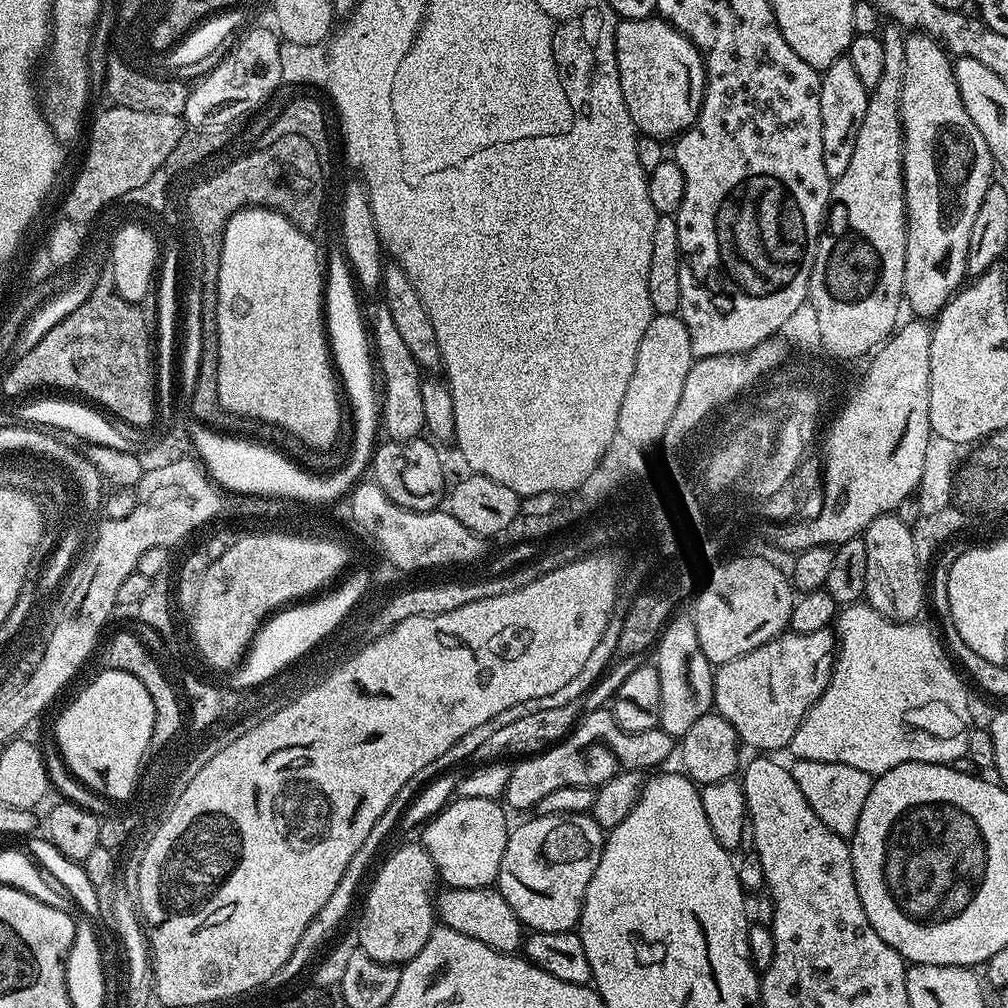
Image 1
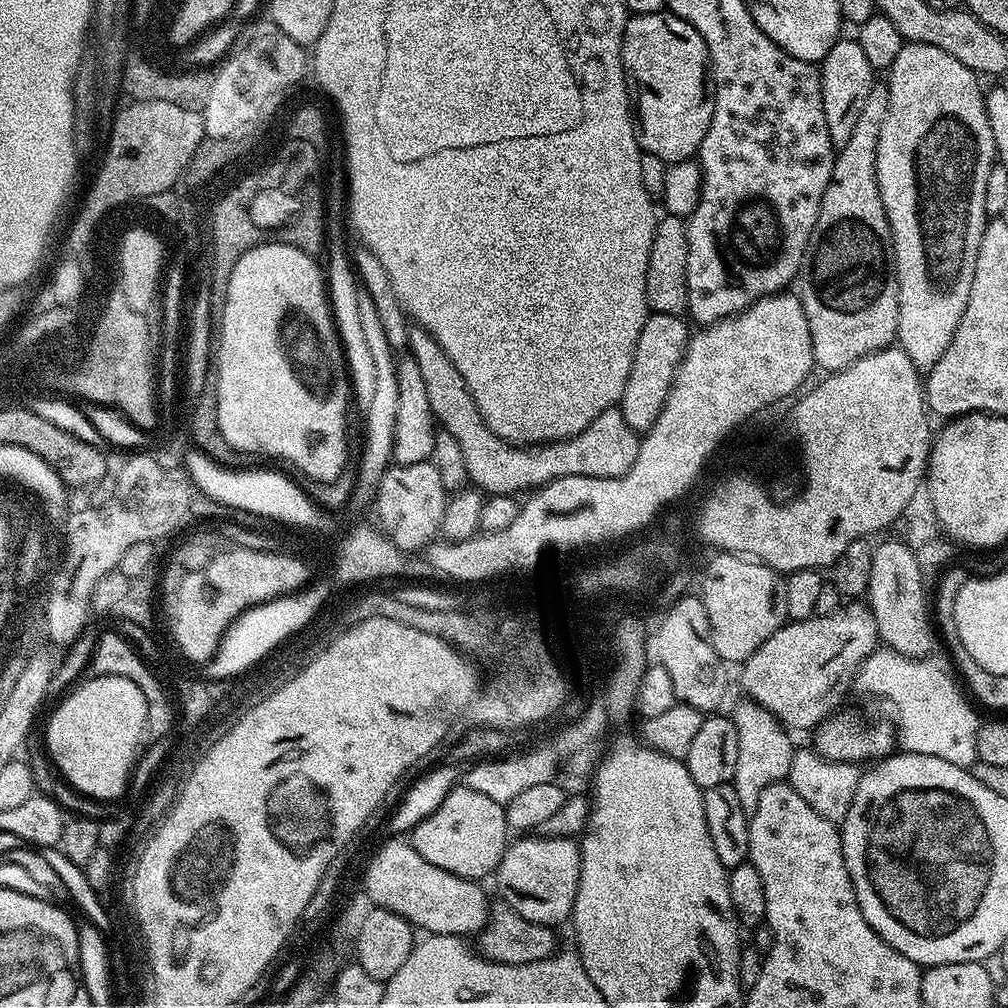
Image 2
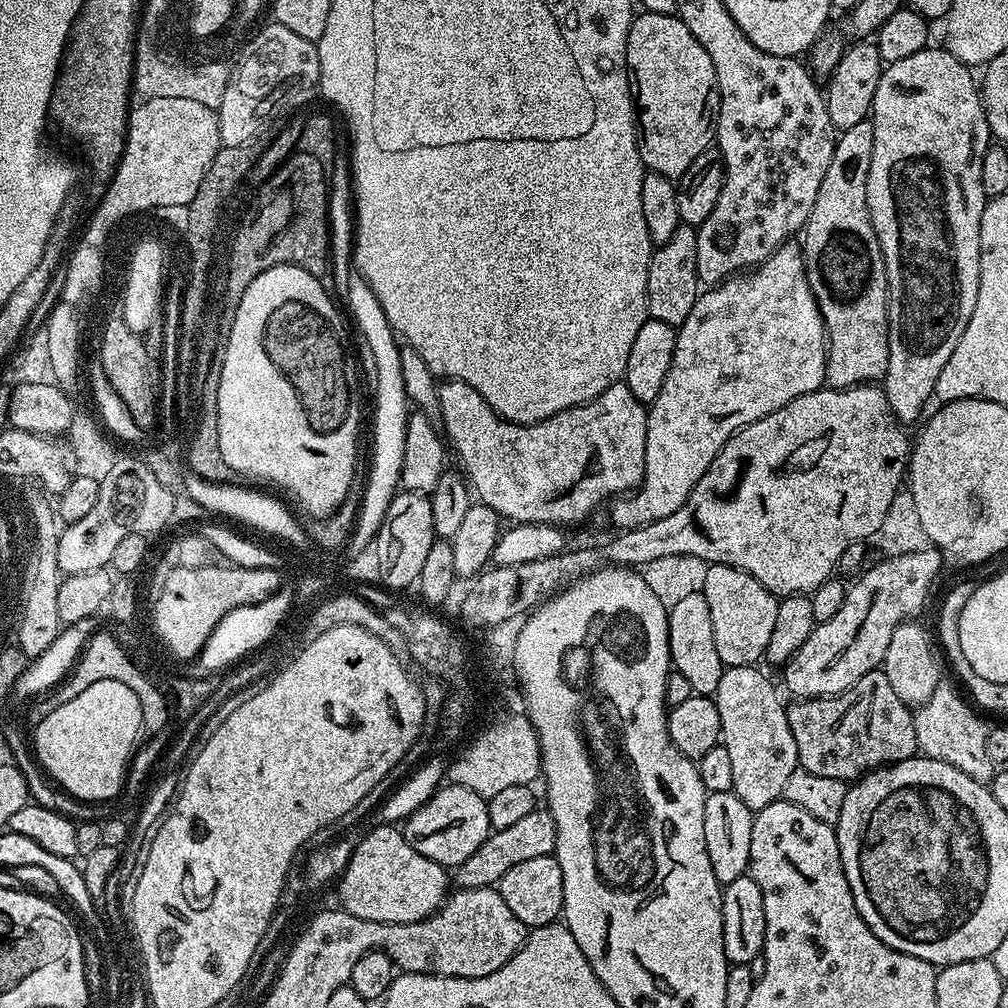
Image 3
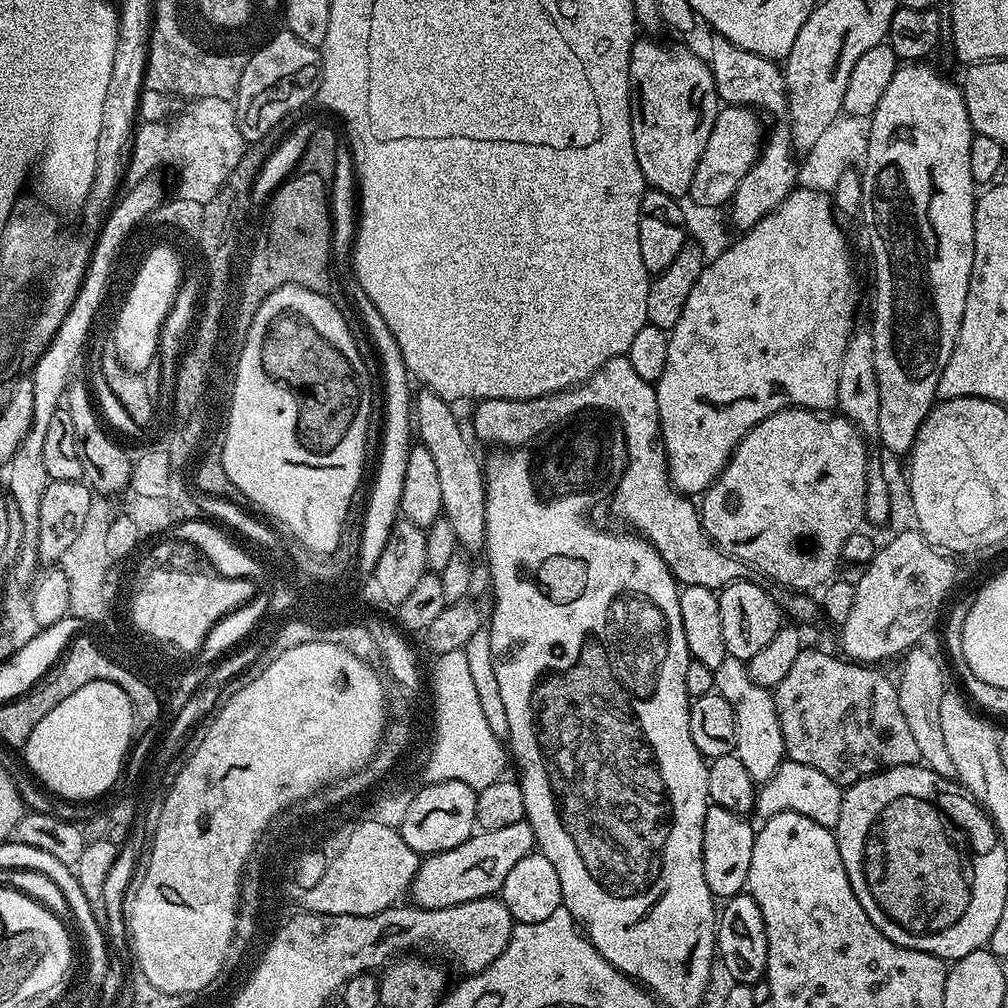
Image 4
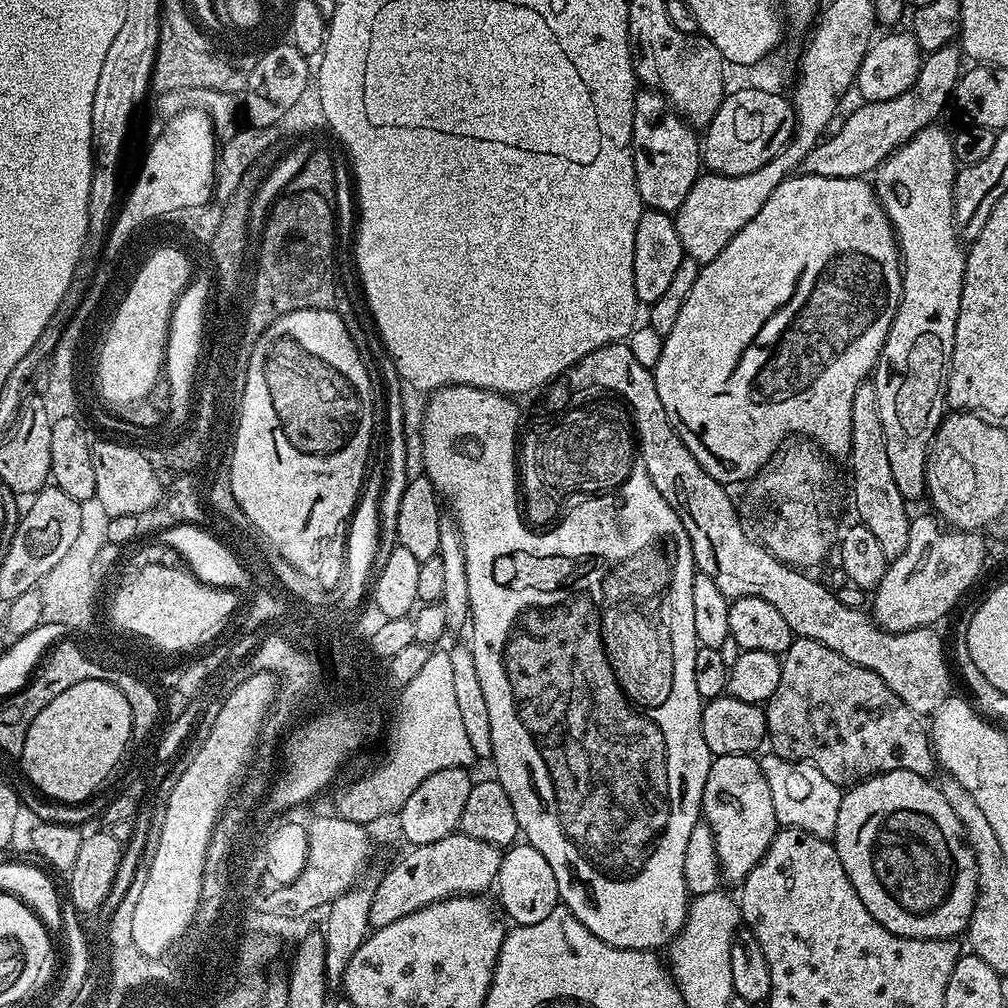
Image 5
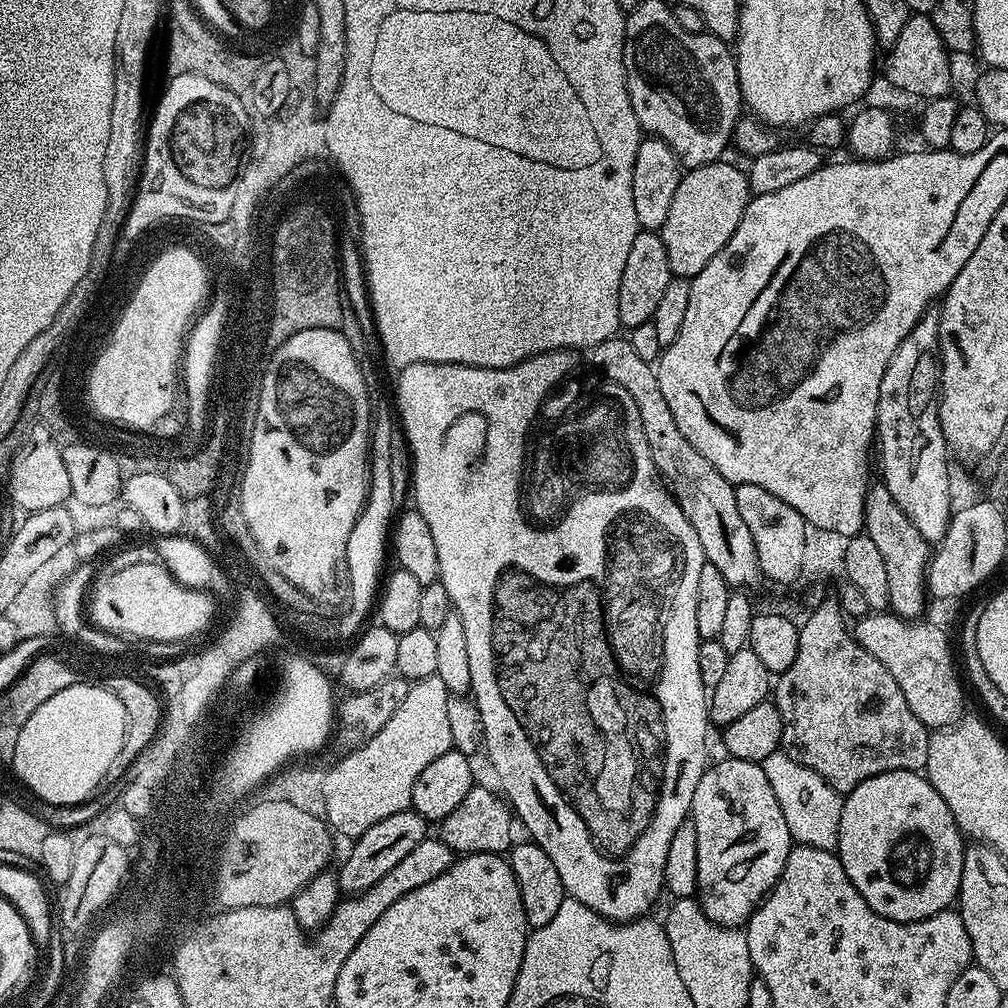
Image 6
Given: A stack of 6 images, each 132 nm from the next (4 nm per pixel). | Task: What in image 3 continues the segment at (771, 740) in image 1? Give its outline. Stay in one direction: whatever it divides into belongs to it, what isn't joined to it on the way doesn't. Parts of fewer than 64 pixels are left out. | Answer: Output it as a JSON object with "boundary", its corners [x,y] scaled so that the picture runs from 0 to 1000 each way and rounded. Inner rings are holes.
{"boundary":[[[922,542],[914,548],[873,554],[866,563],[858,563],[840,580],[841,588],[839,597],[835,597],[835,605],[831,605],[831,609],[827,609],[823,617],[811,619],[806,624],[804,633],[796,637],[792,649],[785,651],[781,659],[777,660],[778,679],[787,687],[787,691],[830,690],[843,685],[843,681],[847,681],[851,673],[870,666],[877,658],[877,650],[887,625],[897,616],[908,616],[911,612],[909,610],[916,605],[917,598],[925,587],[925,578],[933,571],[933,554],[934,549],[928,543]]]}

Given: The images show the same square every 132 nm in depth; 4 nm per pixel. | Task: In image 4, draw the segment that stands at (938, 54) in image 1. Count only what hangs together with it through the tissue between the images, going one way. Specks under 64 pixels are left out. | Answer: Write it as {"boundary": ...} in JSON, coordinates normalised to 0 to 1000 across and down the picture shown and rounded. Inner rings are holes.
{"boundary":[[[901,62],[890,66],[883,85],[879,85],[879,93],[865,110],[861,154],[855,159],[853,180],[855,181],[855,200],[852,209],[857,210],[857,222],[861,225],[861,242],[865,245],[865,258],[869,261],[869,307],[865,310],[865,338],[867,339],[867,367],[871,371],[871,434],[878,445],[892,450],[904,449],[912,424],[930,400],[931,379],[935,375],[935,367],[938,367],[938,359],[942,359],[942,351],[948,342],[950,327],[954,319],[954,312],[958,308],[958,288],[962,284],[962,272],[966,264],[966,212],[968,211],[968,195],[970,185],[962,173],[962,141],[965,137],[964,122],[958,113],[956,92],[951,82],[943,83],[933,71],[928,71],[921,62]]]}

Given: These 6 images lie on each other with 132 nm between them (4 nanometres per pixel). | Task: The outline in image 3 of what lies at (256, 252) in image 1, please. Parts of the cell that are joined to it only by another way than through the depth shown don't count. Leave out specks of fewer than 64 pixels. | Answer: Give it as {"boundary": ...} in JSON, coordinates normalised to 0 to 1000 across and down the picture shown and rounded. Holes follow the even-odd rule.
{"boundary":[[[281,262],[256,272],[256,276],[252,276],[252,280],[244,284],[240,300],[232,303],[234,311],[229,323],[225,325],[226,342],[222,344],[218,357],[218,380],[214,382],[212,394],[212,419],[216,423],[216,442],[220,446],[220,454],[224,454],[224,462],[232,465],[235,473],[247,472],[250,476],[263,476],[266,480],[275,480],[280,487],[287,488],[310,514],[325,513],[343,494],[348,475],[353,469],[352,452],[355,449],[353,436],[357,433],[357,381],[353,378],[355,357],[351,352],[351,343],[349,347],[349,341],[345,338],[345,325],[341,322],[332,300],[325,295],[324,288],[317,281],[318,275],[291,262]]]}

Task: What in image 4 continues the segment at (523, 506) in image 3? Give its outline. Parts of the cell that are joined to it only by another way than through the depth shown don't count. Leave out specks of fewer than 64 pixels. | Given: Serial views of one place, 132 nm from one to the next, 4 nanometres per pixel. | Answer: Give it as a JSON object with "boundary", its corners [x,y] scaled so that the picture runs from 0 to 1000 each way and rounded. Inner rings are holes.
{"boundary":[[[622,352],[605,355],[605,359],[601,359],[588,373],[581,374],[577,380],[569,381],[566,385],[559,385],[557,389],[547,389],[525,397],[486,395],[475,398],[469,405],[472,406],[468,409],[468,423],[473,433],[500,444],[525,441],[528,433],[535,429],[543,430],[583,405],[604,405],[611,409],[610,416],[619,429],[623,460],[605,493],[608,510],[613,515],[620,516],[628,529],[638,532],[649,542],[649,546],[653,546],[653,550],[667,566],[672,580],[700,581],[713,585],[743,570],[741,560],[722,552],[698,528],[694,521],[693,503],[689,499],[686,500],[683,497],[686,495],[680,489],[668,484],[667,476],[663,473],[659,437],[655,434],[655,412],[650,384],[644,378],[633,375]]]}

